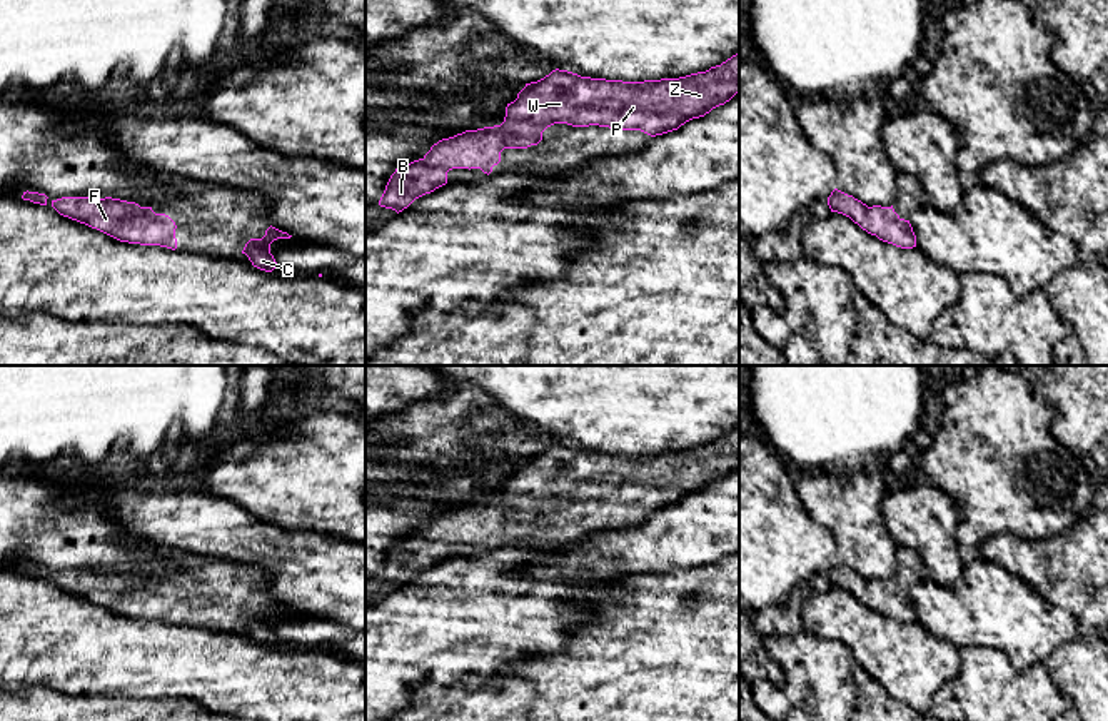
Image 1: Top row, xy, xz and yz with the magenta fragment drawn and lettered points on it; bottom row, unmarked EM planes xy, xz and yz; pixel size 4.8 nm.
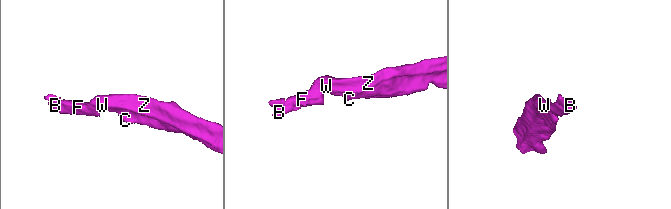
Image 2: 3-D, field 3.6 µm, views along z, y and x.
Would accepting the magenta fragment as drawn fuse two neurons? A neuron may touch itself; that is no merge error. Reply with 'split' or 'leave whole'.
leave whole

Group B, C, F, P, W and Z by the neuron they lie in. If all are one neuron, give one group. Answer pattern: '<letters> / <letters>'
B C F P W Z

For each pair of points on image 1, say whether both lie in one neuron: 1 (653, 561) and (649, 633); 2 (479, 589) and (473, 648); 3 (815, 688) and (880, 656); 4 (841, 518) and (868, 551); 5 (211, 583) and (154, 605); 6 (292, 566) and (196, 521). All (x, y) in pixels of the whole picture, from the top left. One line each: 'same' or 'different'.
1: different
2: same
3: different
4: same
5: same
6: same

